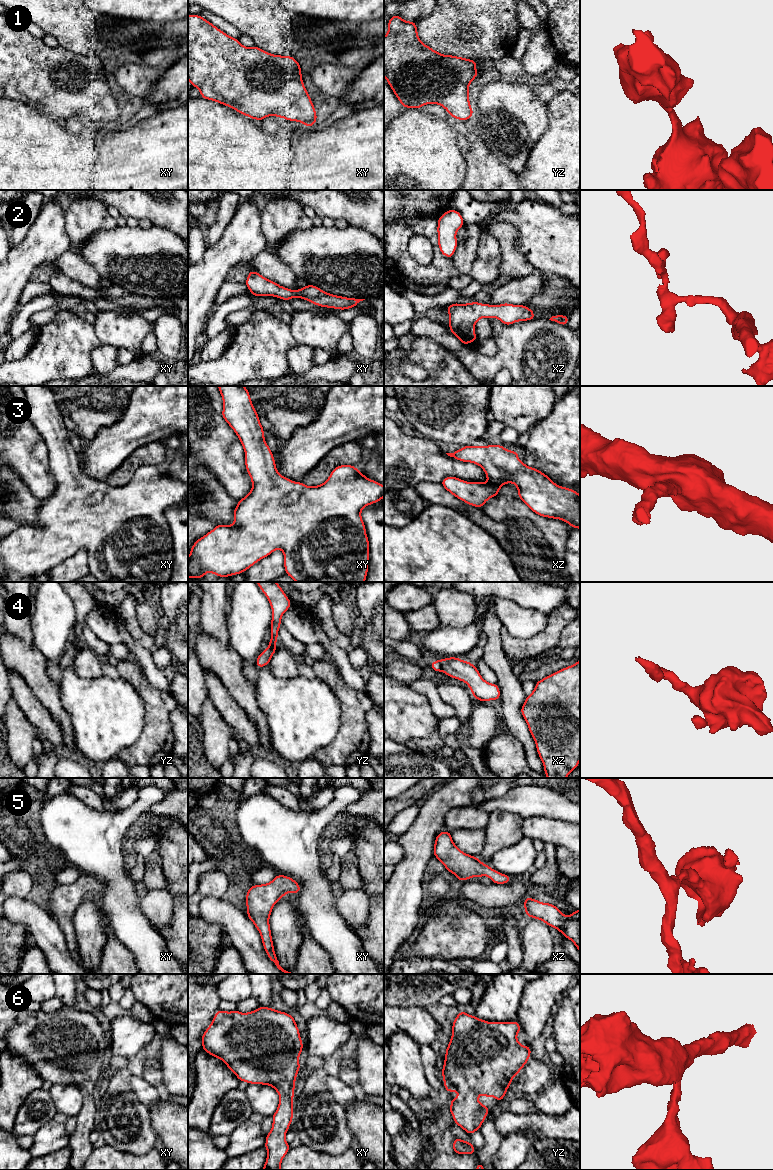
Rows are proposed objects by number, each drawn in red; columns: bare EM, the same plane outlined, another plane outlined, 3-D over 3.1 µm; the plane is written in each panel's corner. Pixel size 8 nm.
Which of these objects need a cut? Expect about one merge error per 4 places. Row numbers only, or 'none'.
4

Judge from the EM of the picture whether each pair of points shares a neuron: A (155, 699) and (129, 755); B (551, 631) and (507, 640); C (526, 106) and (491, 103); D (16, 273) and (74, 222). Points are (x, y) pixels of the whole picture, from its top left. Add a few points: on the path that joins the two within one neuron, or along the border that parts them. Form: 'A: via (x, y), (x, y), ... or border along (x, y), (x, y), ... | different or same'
A: via (155, 713), (155, 731), (143, 743) | same
B: via (540, 642), (537, 645), (518, 645) | same
C: via (517, 106), (500, 104) | same
D: border along (64, 211), (64, 227), (71, 247) | different

